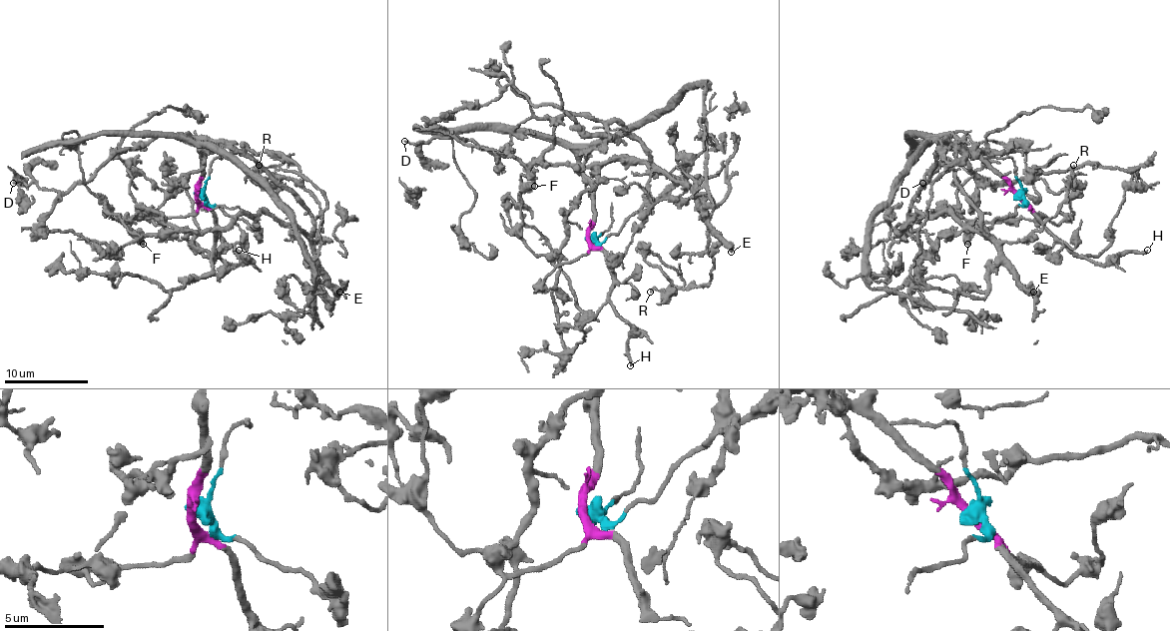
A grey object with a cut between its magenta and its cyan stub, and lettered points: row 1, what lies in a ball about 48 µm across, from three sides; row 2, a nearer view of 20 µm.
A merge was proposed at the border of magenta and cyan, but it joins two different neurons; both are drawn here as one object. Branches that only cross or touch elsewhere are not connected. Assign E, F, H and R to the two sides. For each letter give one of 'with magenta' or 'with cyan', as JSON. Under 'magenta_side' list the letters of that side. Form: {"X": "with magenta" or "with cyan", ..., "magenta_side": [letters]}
{"E": "with cyan", "F": "with magenta", "H": "with magenta", "R": "with cyan", "magenta_side": ["F", "H"]}

